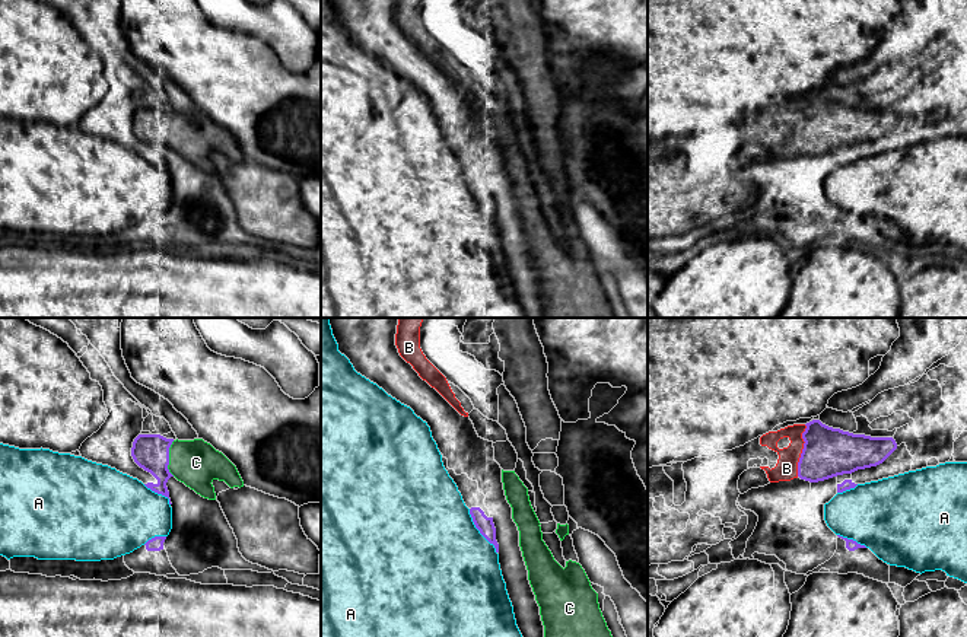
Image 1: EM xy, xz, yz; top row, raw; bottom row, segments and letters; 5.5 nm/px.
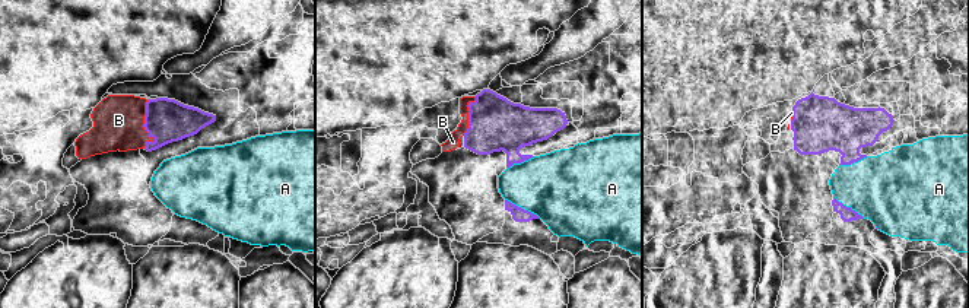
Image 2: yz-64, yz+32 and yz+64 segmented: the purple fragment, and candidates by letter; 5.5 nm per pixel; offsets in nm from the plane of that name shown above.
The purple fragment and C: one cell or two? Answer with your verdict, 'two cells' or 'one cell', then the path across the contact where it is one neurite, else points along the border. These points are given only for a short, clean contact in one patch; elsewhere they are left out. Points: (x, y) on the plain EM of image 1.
one cell

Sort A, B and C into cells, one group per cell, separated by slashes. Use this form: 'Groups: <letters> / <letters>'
Groups: A / B C

